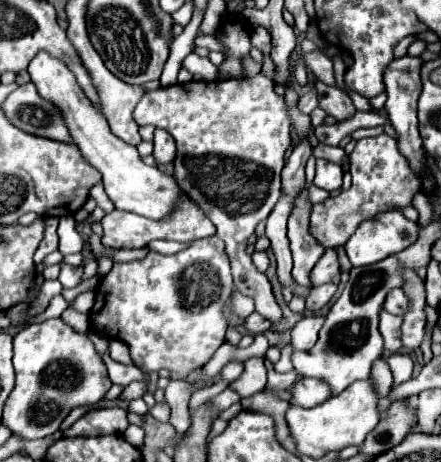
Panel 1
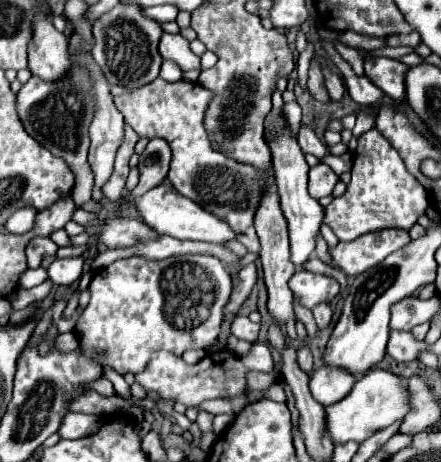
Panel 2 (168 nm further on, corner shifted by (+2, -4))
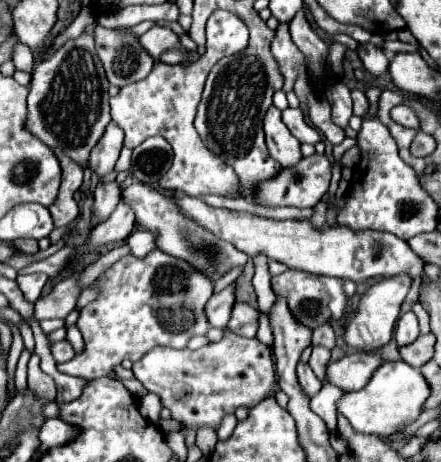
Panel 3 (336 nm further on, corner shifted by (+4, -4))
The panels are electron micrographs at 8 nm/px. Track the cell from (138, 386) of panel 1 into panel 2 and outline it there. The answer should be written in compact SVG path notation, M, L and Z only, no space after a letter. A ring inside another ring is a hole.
M254 344L248 356L236 356L230 350L216 352L212 356L206 356L194 366L188 366L180 356L174 356L172 352L156 352L152 360L148 362L146 370L136 374L136 382L146 392L158 392L160 398L174 398L176 402L182 402L186 406L198 406L204 400L210 398L232 398L238 394L244 394L246 386L246 372L258 370L258 372L270 372L274 368L274 360L270 354L270 348L264 344Z

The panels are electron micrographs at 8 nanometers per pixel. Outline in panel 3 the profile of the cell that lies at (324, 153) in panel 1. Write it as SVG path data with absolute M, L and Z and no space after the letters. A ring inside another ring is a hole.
M286 108L282 112L282 120L288 126L288 130L300 140L300 142L308 142L308 144L316 144L320 142L320 134L316 128L308 126L304 120L304 114L300 108Z

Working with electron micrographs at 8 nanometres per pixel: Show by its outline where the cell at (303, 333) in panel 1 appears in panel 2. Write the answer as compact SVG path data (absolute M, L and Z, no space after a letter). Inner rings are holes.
M308 344L298 346L296 352L298 352L298 364L300 364L300 368L302 368L304 372L310 372L310 370L312 370L312 352L310 352Z

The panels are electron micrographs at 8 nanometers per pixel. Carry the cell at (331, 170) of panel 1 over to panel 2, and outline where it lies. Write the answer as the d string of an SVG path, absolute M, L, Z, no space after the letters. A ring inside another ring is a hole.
M318 162L316 166L310 168L310 182L308 182L308 190L310 194L320 200L322 196L330 196L334 186L338 182L338 176L332 172L332 168L324 162Z

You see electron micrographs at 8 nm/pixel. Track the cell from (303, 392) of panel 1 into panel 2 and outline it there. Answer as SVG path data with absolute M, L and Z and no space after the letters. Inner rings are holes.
M322 366L310 376L310 392L314 400L318 400L318 404L324 402L322 406L330 406L342 400L352 390L354 382L356 378L350 376L350 372L344 372L340 368Z

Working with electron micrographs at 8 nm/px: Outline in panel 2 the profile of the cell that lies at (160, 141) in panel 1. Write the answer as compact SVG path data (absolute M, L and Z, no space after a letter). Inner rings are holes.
M152 138L146 150L140 154L140 182L132 190L132 194L140 196L150 188L158 186L166 174L170 164L170 146L162 138Z

